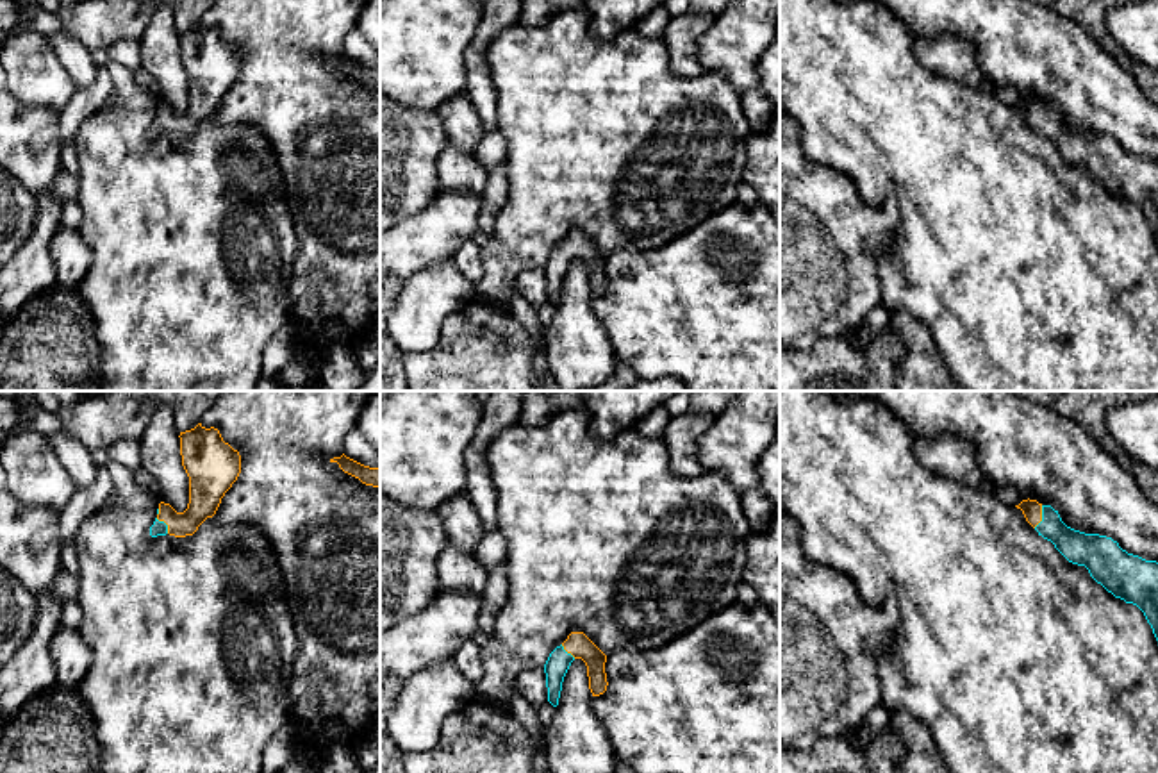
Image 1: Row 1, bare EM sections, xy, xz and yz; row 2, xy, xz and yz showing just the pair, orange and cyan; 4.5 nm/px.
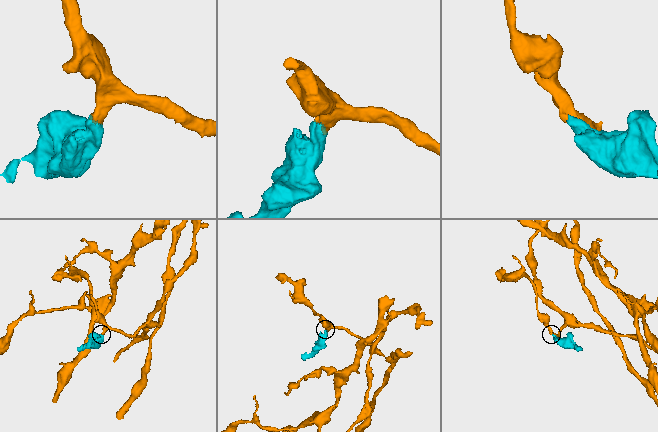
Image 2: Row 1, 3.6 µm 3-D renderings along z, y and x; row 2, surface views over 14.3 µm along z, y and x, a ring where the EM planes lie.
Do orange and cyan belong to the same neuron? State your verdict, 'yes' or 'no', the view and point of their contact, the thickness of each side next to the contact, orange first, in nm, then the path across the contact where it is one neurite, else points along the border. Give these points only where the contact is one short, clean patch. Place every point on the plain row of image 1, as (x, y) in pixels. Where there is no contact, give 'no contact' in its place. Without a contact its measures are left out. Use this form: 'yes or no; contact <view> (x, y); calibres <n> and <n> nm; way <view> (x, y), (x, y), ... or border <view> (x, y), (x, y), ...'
yes; contact yz (1041, 116); calibres 90 and 150 nm; way yz (1032, 109), (1041, 116), (1076, 147)

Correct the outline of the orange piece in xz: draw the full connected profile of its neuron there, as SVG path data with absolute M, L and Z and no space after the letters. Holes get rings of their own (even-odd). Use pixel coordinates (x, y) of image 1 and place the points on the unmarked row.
M571 232L567 239L550 254L544 264L548 302L553 307L558 305L564 277L575 259L582 259L587 266L592 296L600 296L607 291L607 255L583 232Z

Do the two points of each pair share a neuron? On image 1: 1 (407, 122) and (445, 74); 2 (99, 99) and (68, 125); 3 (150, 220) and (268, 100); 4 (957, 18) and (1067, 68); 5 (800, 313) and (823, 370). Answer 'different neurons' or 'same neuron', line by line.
1: different neurons
2: same neuron
3: different neurons
4: same neuron
5: different neurons

